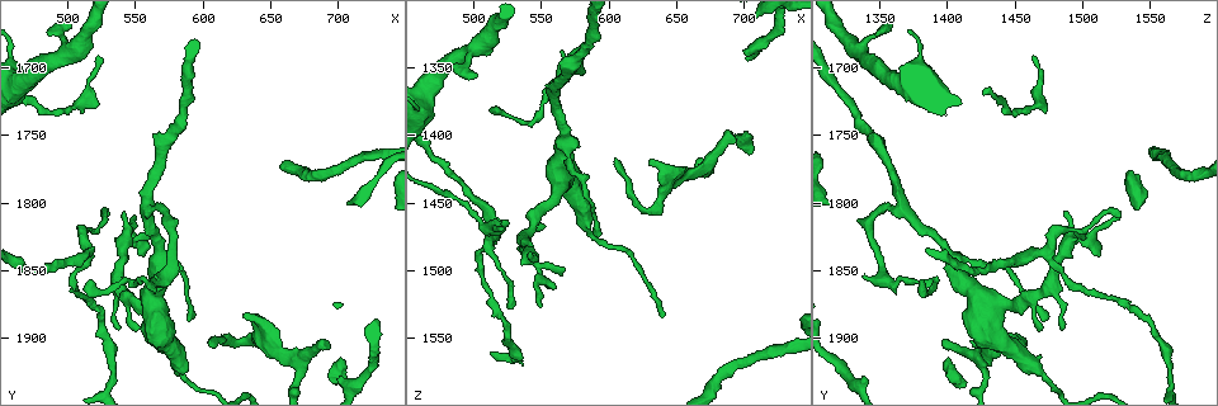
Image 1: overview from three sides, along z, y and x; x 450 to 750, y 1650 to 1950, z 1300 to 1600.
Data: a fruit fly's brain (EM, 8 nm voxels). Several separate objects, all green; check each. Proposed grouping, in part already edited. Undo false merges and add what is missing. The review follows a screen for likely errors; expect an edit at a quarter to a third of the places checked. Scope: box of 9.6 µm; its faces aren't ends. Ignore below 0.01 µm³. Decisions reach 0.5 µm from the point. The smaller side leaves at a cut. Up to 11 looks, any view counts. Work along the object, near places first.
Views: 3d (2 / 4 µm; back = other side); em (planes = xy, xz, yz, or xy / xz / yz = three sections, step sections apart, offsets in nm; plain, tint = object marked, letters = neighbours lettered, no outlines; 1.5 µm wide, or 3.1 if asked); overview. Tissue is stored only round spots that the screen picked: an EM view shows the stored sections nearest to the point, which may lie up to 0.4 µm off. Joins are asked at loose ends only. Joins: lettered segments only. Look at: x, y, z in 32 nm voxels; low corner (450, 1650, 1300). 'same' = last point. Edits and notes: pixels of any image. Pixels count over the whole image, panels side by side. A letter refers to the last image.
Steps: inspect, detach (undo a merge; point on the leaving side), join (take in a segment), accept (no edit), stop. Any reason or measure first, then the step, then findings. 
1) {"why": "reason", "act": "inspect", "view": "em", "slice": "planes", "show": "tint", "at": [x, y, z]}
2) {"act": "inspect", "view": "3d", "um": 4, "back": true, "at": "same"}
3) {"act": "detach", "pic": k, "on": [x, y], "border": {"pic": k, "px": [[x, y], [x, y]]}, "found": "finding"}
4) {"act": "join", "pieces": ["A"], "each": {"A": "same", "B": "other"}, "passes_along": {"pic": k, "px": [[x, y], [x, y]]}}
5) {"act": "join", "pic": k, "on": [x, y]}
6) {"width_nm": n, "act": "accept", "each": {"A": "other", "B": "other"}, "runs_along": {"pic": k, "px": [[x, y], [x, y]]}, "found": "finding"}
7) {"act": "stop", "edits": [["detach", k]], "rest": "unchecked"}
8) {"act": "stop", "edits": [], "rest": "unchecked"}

{"why": "branch stops here", "act": "inspect", "view": "em", "slice": "planes", "show": "letters", "at": [688, 1902, 1396]}

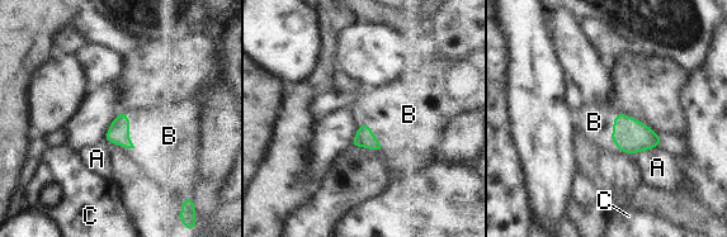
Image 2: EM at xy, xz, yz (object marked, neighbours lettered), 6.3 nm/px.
{"longest_contact_nm": ["B", 220], "act": "join", "pieces": ["B"], "each": {"A": "other", "B": "same", "C": "other"}, "passes_along": {"pic": 2, "px": [[119, 128], [130, 128], [168, 136]]}, "found": "it goes on there"}

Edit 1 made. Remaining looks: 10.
{"act": "inspect", "view": "overview"}

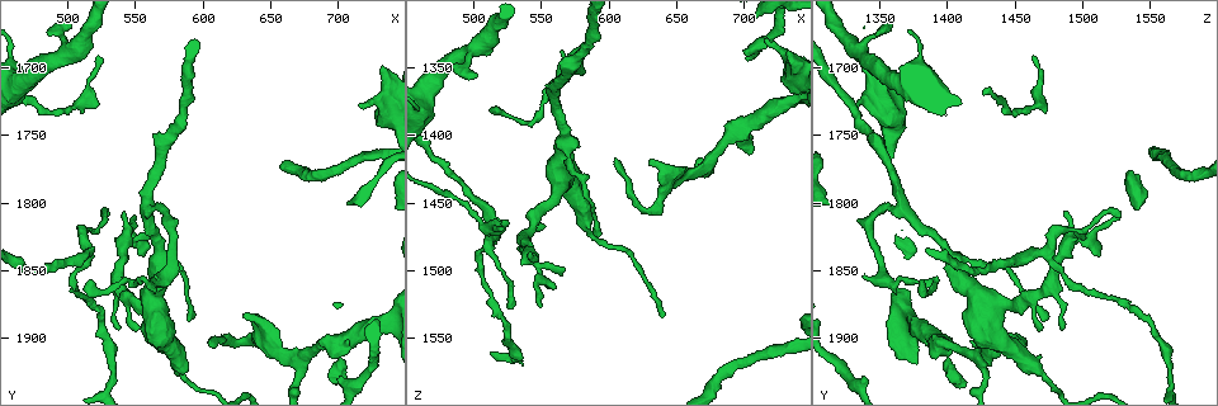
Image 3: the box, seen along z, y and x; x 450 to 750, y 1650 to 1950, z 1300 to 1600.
{"why": "branch stops here", "act": "inspect", "view": "em", "slice": "xy", "step": 4, "show": "letters", "at": [702, 1928, 1342]}

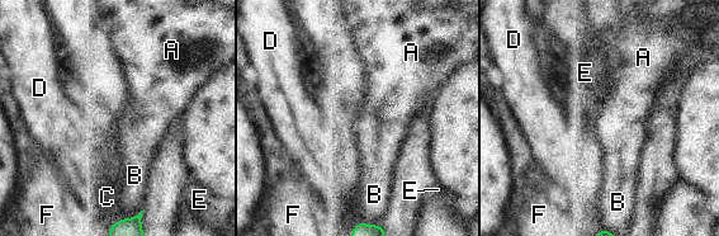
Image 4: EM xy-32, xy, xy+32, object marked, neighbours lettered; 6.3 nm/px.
{"act": "inspect", "view": "em", "slice": "planes", "show": "letters", "at": "same"}

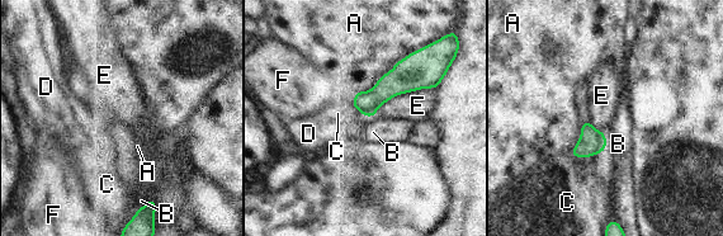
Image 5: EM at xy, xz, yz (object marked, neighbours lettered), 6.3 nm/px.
{"act": "accept", "each": {"A": "other", "B": "other", "C": "other", "D": "other", "E": "other", "F": "other"}, "found": "none of them fits"}

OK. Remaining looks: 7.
{"why": "free end", "act": "inspect", "view": "3d", "um": 4, "at": [516, 1858, 1382]}

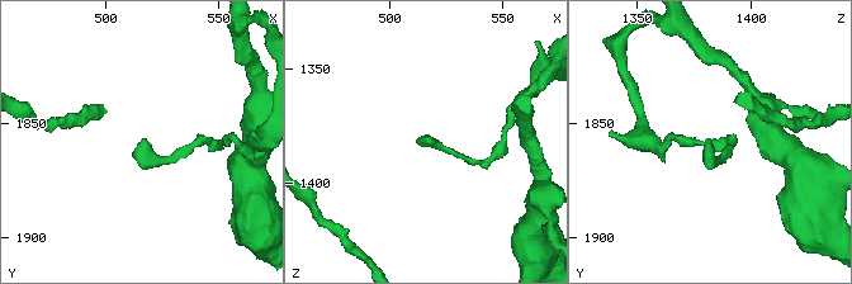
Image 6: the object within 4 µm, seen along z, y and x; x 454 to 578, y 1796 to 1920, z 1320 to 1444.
{"act": "inspect", "view": "em", "slice": "planes", "show": "letters", "at": [517, 1856, 1381]}

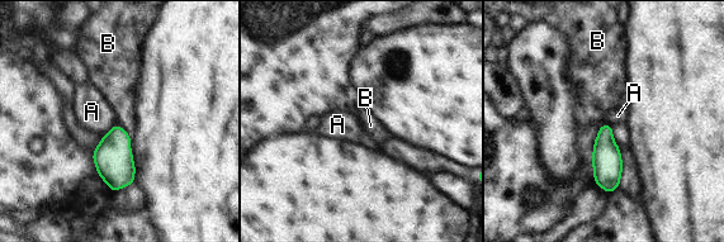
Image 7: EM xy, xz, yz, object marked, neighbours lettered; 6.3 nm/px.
{"width_nm": 140, "act": "accept", "each": {"A": "other", "B": "other"}, "border": {"pic": 7, "px": [[116, 123], [129, 133]]}, "found": "no lettered segment goes on from it"}

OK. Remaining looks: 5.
{"why": "free end", "act": "inspect", "view": "em", "slice": "planes", "show": "tint", "at": [504, 1668, 1354]}

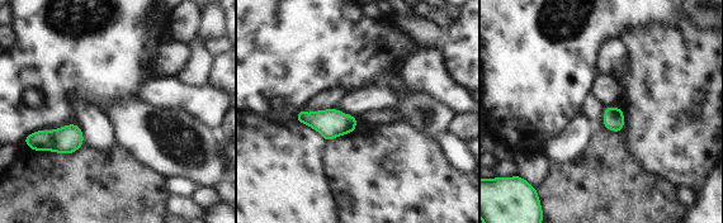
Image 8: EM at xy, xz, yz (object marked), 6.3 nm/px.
{"why": "what lies round it", "act": "inspect", "view": "em", "slice": "planes", "show": "letters", "at": "same"}

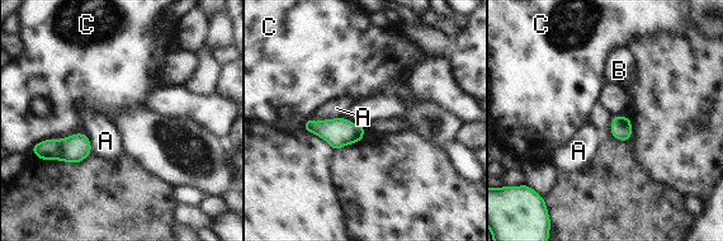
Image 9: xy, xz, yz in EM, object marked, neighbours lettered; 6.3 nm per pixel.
{"width_nm": 130, "act": "accept", "each": {"A": "other", "B": "other", "C": "other"}, "found": "no lettered segment goes on from it"}

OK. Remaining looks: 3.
{"act": "stop", "edits": [["join", 2]], "rest": "unchecked"}

